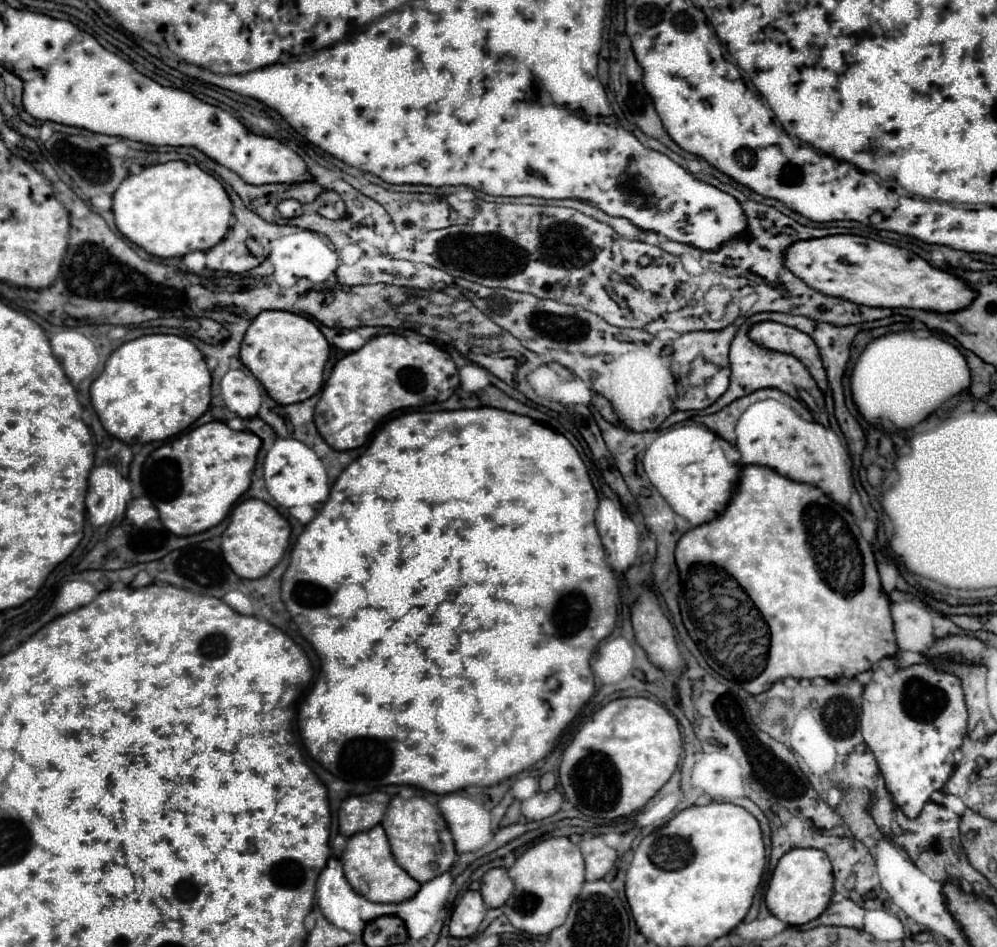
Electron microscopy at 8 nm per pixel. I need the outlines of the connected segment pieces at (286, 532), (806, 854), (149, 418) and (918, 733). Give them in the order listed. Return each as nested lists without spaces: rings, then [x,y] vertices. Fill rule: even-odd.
[[[246,499],[238,503],[230,515],[230,523],[222,533],[222,555],[232,571],[242,579],[260,579],[278,565],[290,541],[290,523],[266,501]]]
[[[792,849],[776,865],[768,893],[766,905],[772,915],[776,915],[786,925],[804,925],[824,913],[834,893],[834,875],[830,859],[818,849]]]
[[[144,335],[120,345],[106,361],[102,375],[92,383],[90,397],[104,429],[124,443],[164,441],[188,429],[210,405],[210,371],[198,347],[178,335]]]
[[[910,665],[898,669],[894,675],[886,675],[882,669],[874,671],[872,681],[864,687],[862,695],[862,735],[870,751],[874,753],[878,767],[886,779],[886,787],[894,797],[894,803],[908,815],[918,817],[924,803],[930,801],[932,791],[942,789],[954,771],[954,751],[962,745],[968,731],[968,713],[962,693],[962,681],[944,671],[936,671],[930,665]]]

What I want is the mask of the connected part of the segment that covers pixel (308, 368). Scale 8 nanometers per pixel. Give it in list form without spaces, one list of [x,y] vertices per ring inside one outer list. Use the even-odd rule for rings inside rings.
[[[262,311],[244,335],[240,361],[252,371],[276,403],[290,405],[310,399],[322,387],[328,351],[330,345],[326,337],[308,317],[288,311]]]

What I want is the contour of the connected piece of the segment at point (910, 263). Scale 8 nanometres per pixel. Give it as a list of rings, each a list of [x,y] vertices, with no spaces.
[[[832,235],[794,243],[786,267],[806,285],[832,297],[868,307],[906,307],[934,313],[956,313],[972,305],[976,291],[968,281],[932,267],[908,249],[858,235]]]

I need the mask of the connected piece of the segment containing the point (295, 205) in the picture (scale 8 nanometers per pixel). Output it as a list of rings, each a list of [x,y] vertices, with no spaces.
[[[284,199],[278,203],[278,211],[282,217],[298,217],[302,215],[302,205],[294,199]]]

